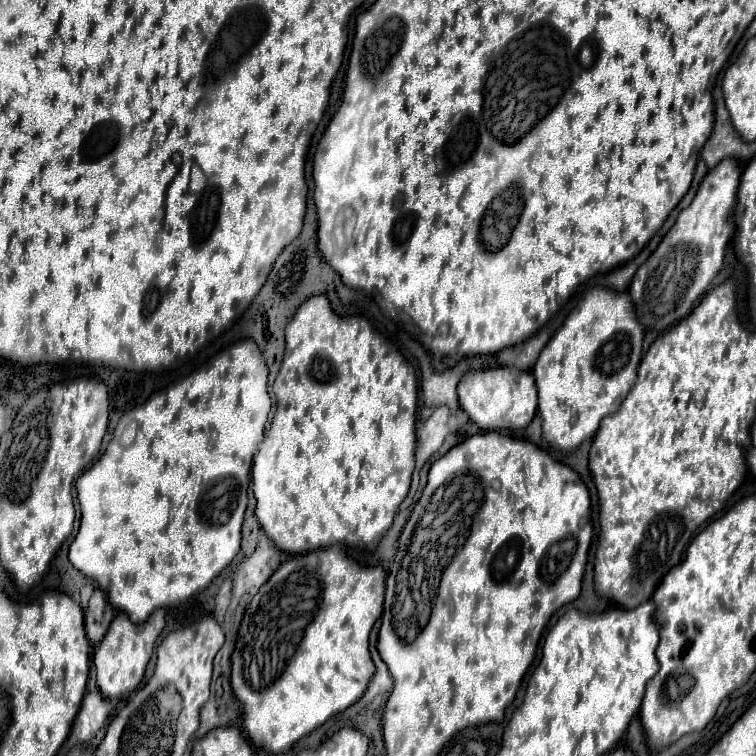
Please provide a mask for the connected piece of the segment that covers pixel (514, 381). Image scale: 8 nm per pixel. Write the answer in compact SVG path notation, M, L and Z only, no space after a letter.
M502 366L470 372L470 376L464 376L458 384L458 400L470 420L482 430L518 430L526 428L532 422L538 406L538 390L530 372L522 372L512 366Z

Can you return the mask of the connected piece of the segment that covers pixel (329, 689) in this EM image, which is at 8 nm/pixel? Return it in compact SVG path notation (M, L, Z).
M340 546L286 560L258 590L244 612L232 652L232 690L242 710L242 726L266 752L288 752L294 742L362 698L374 674L368 636L382 614L386 574L380 566L360 568Z

